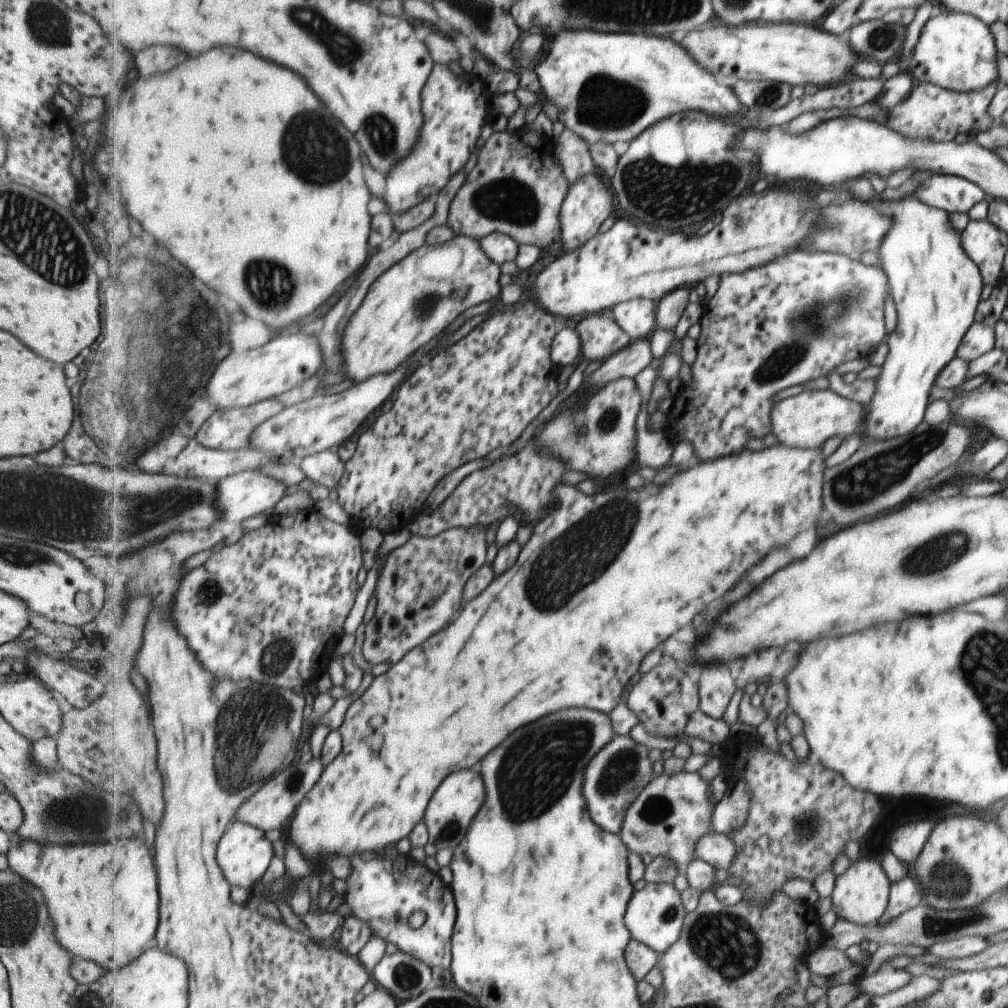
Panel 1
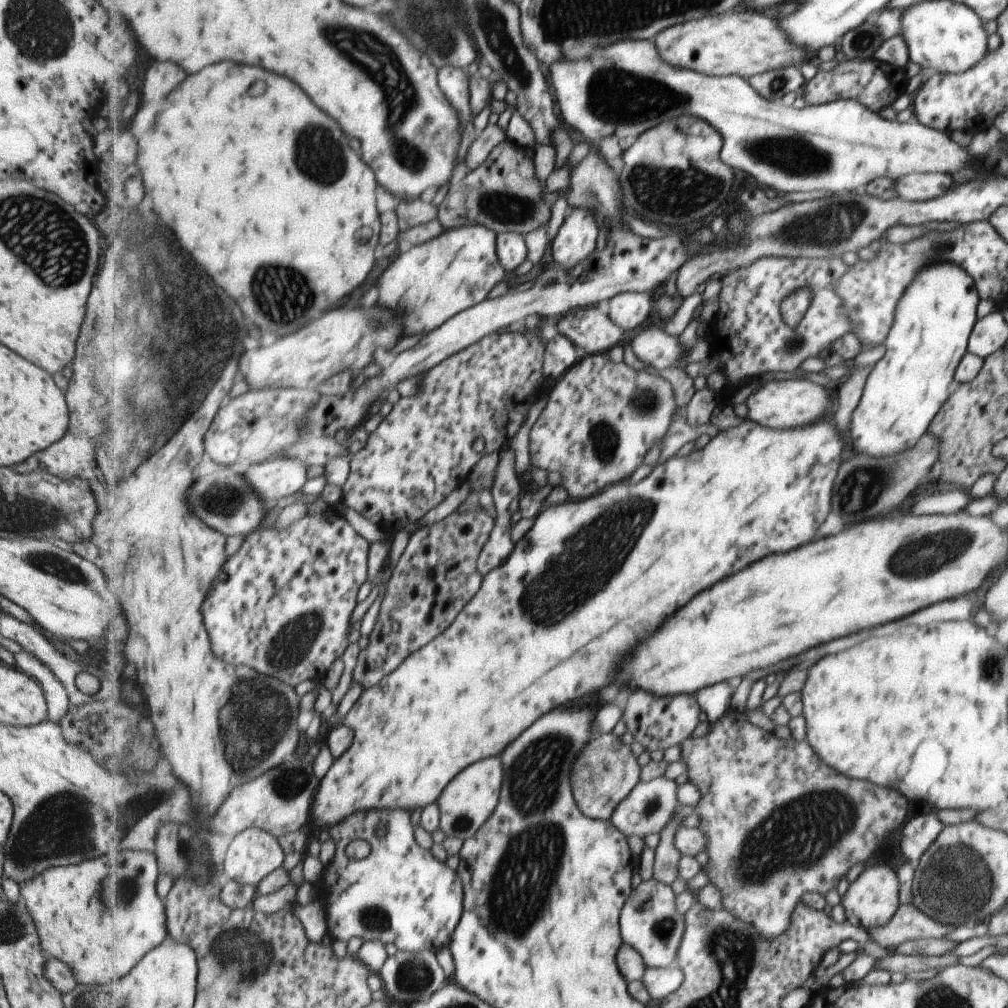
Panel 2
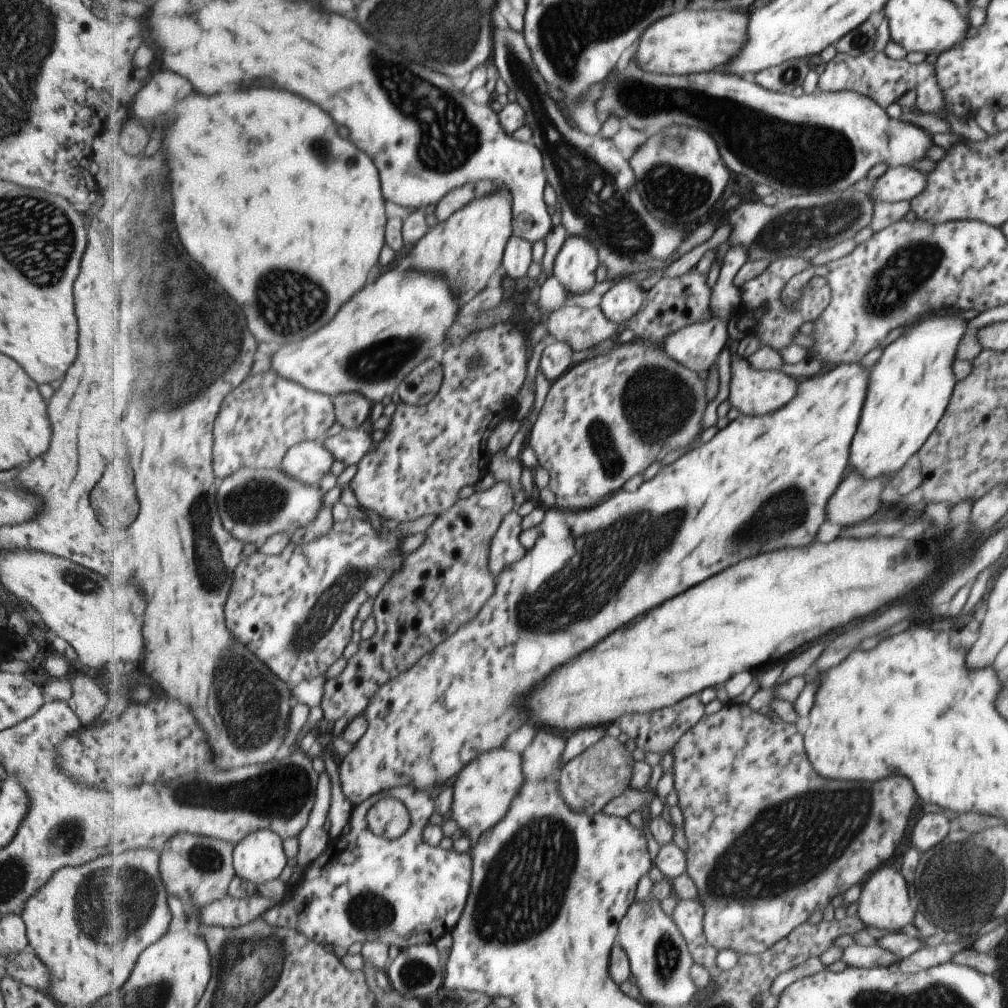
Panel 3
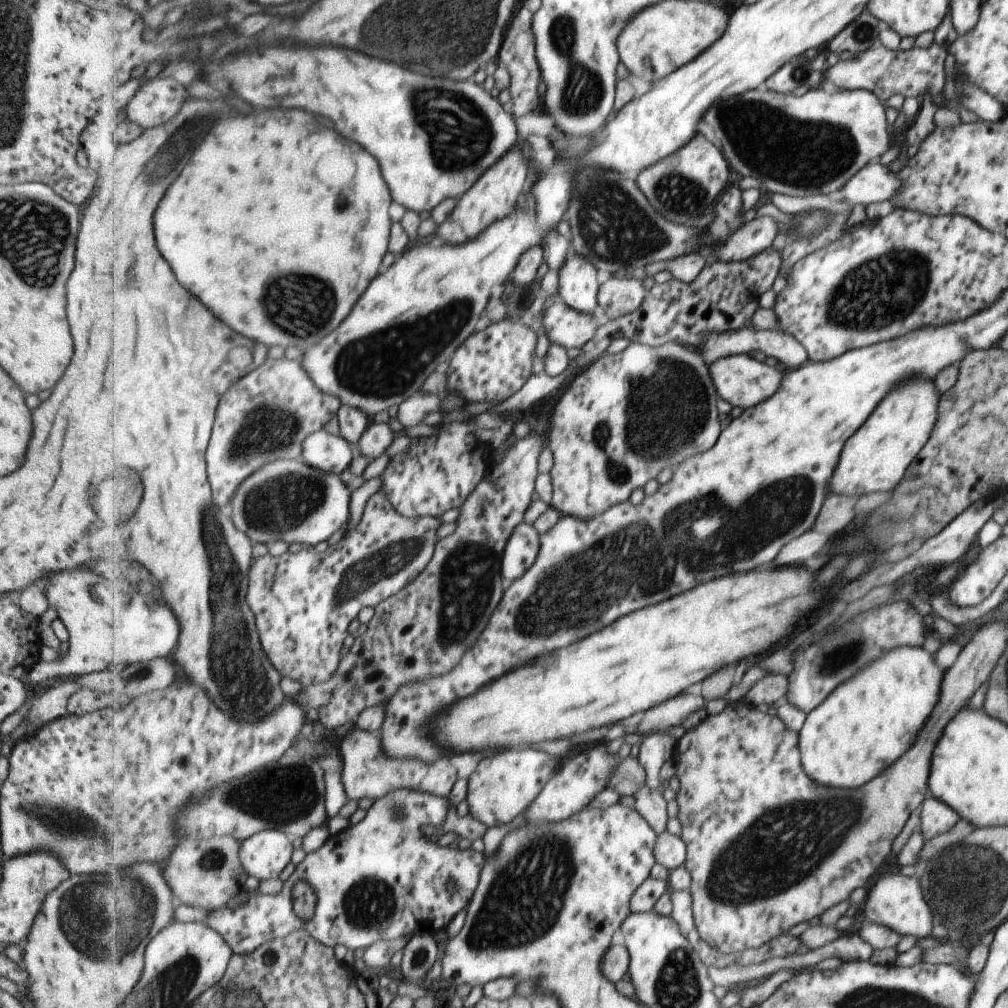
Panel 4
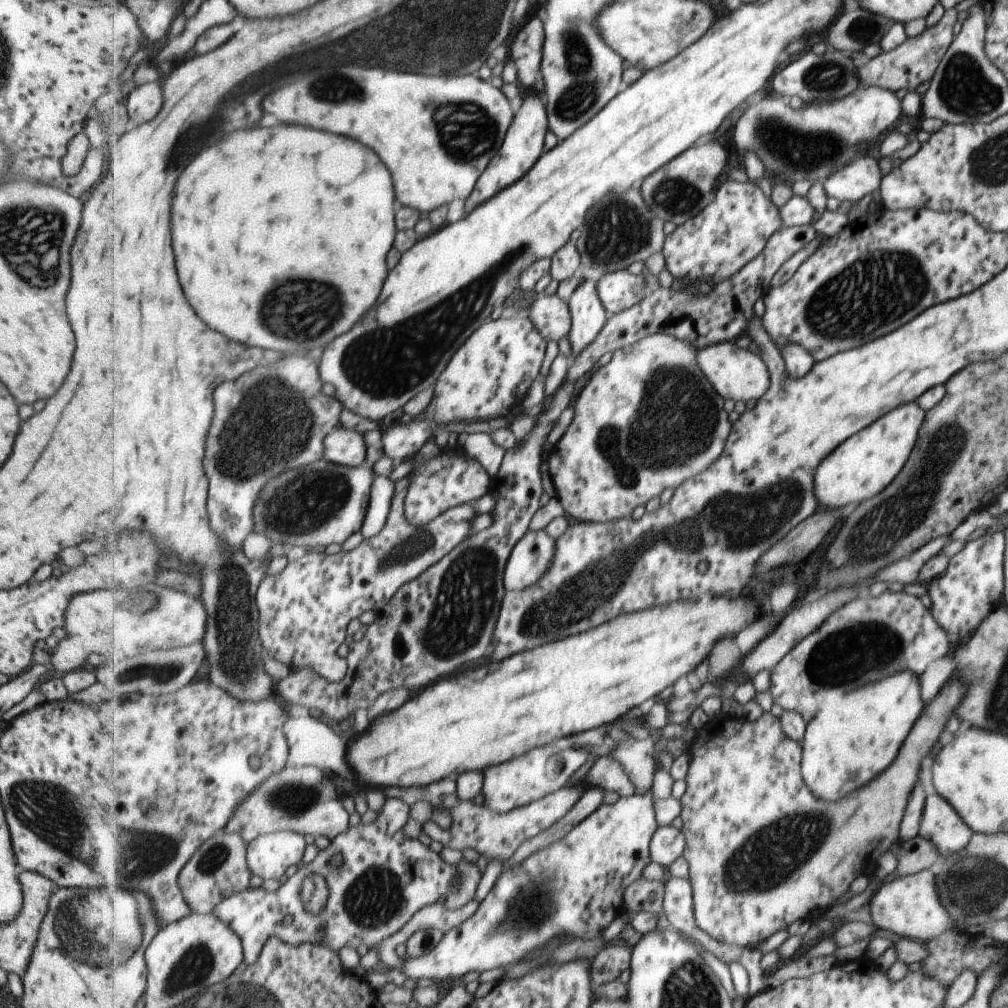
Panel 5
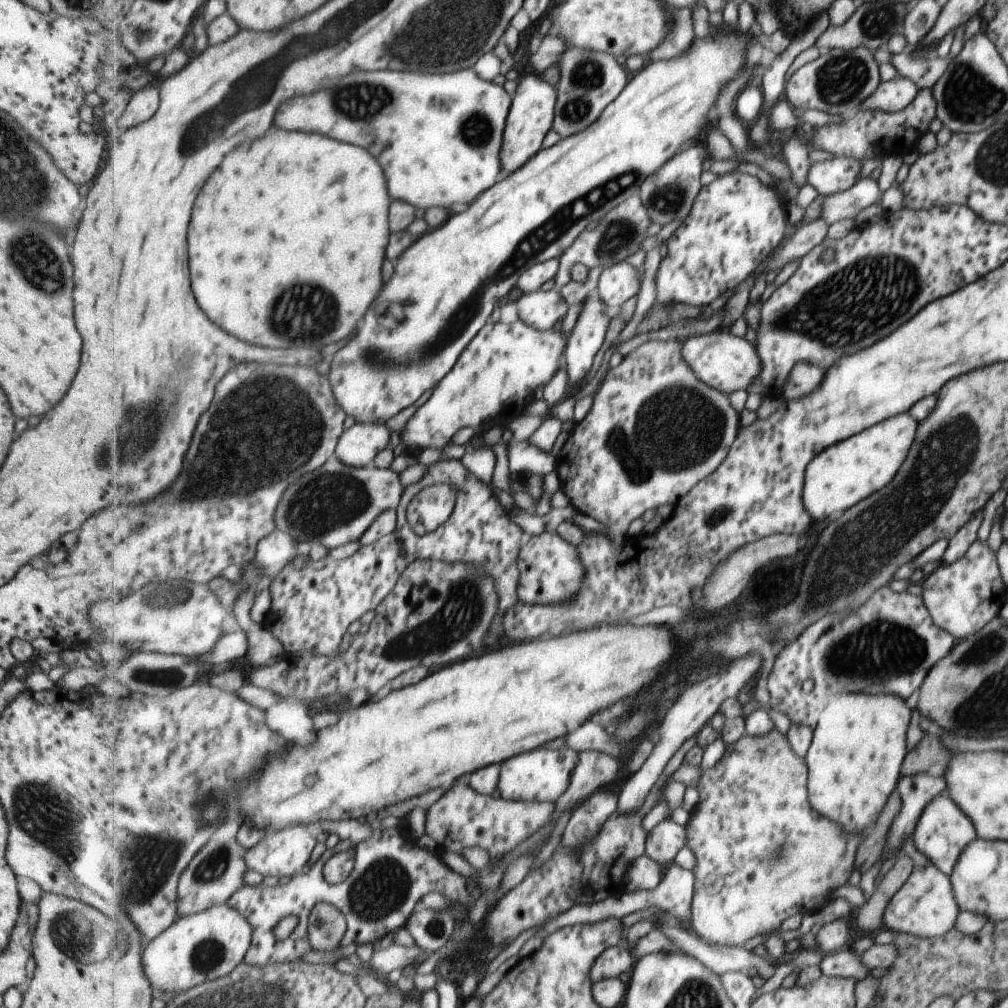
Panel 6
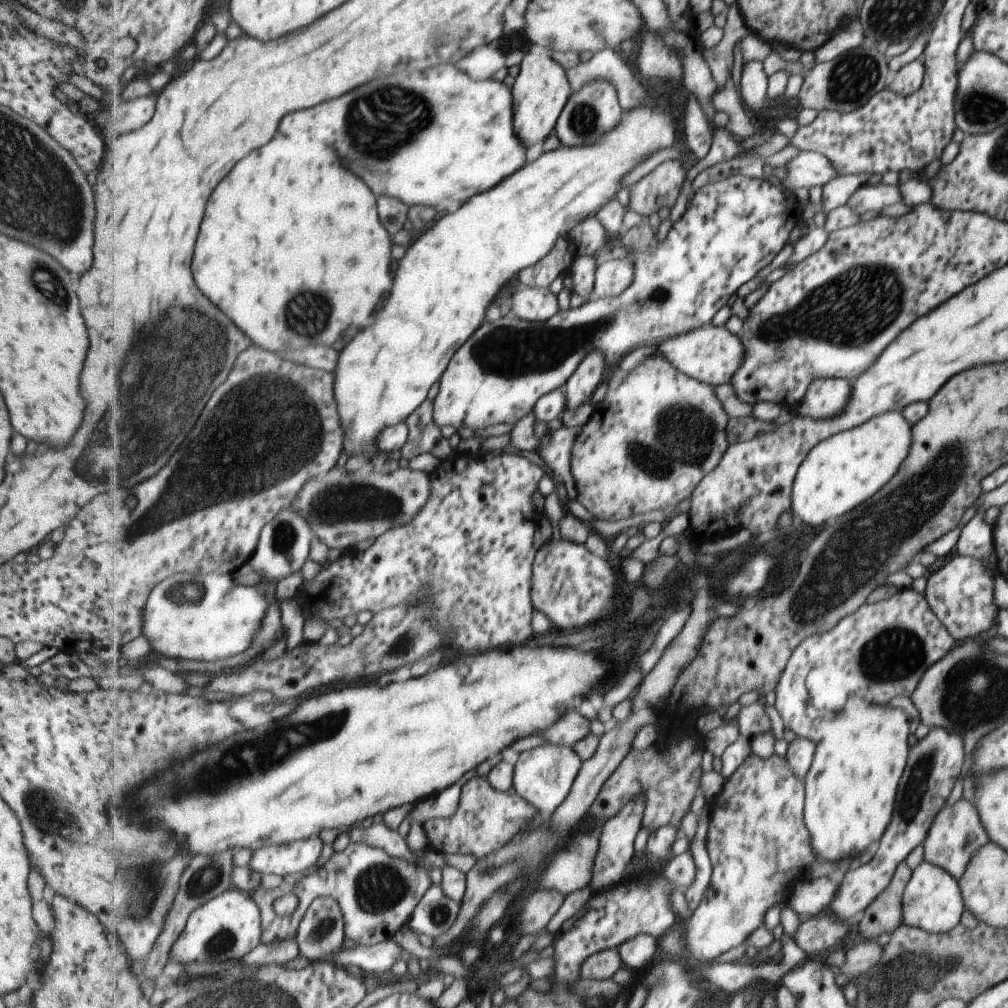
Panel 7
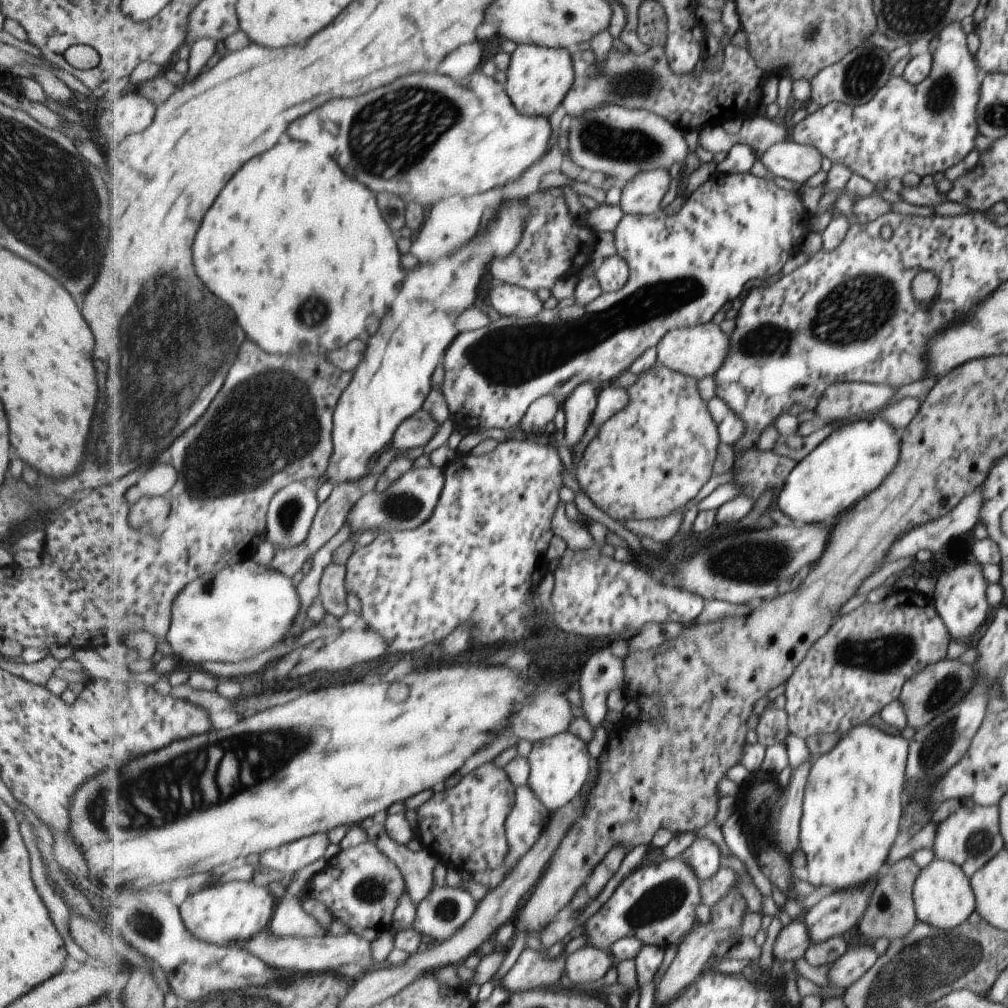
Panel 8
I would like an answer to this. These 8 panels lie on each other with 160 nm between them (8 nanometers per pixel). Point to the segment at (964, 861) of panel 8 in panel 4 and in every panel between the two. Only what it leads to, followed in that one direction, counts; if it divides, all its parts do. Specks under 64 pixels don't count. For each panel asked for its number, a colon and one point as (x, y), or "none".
4: (935, 818)
5: (939, 823)
6: (942, 831)
7: (955, 833)

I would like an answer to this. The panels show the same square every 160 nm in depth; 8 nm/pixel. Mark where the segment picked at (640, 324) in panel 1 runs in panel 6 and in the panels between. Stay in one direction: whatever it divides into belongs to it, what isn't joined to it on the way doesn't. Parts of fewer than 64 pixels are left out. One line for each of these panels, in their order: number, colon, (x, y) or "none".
2: (629, 310)
3: (624, 299)
4: (618, 296)
5: (619, 291)
6: (617, 283)

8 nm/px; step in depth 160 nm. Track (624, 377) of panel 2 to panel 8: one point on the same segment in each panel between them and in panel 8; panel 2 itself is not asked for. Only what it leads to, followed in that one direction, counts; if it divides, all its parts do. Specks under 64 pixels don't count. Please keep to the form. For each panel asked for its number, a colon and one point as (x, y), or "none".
3: (610, 417)
4: (627, 417)
5: (648, 420)
6: (655, 431)
7: (657, 434)
8: (651, 458)

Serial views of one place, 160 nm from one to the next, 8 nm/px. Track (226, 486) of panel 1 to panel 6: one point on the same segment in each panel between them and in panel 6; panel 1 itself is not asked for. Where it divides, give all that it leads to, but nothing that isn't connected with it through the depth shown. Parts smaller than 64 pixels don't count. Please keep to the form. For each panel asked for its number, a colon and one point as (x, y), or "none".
2: (273, 479)
3: (309, 461)
4: (328, 453)
5: (344, 447)
6: (358, 446)

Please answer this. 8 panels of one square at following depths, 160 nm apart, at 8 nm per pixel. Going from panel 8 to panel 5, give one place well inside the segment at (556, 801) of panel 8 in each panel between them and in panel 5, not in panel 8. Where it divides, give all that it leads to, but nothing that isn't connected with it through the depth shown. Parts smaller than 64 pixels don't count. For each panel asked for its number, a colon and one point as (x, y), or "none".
5: (517, 783)
6: (541, 775)
7: (544, 776)

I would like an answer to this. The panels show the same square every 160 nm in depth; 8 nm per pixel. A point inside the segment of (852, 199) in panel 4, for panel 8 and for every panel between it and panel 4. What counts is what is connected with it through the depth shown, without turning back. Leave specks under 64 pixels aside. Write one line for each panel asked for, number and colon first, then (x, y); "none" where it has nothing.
5: (861, 176)
6: (829, 177)
7: (807, 169)
8: (796, 162)

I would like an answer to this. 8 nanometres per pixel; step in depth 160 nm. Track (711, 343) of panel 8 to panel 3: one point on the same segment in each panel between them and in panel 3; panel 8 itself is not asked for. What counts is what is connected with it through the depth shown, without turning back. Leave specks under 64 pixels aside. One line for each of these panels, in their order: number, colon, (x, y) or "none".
3: (760, 392)
4: (744, 382)
5: (738, 374)
6: (729, 363)
7: (711, 354)

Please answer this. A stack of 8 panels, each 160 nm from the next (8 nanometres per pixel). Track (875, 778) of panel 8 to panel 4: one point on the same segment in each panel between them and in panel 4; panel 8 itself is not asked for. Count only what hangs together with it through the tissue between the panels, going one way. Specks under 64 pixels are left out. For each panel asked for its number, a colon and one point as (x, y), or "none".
4: (869, 720)
5: (852, 740)
6: (852, 762)
7: (849, 787)

